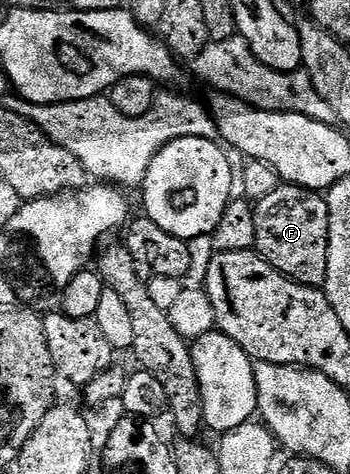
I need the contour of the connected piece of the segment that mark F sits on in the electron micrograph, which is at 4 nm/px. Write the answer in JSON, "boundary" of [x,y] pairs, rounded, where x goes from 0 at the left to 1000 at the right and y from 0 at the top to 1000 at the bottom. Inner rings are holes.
{"boundary":[[[800,390],[726,430],[734,500],[726,527],[766,555],[874,605],[920,608],[940,534],[940,441],[934,422],[880,395]]]}

